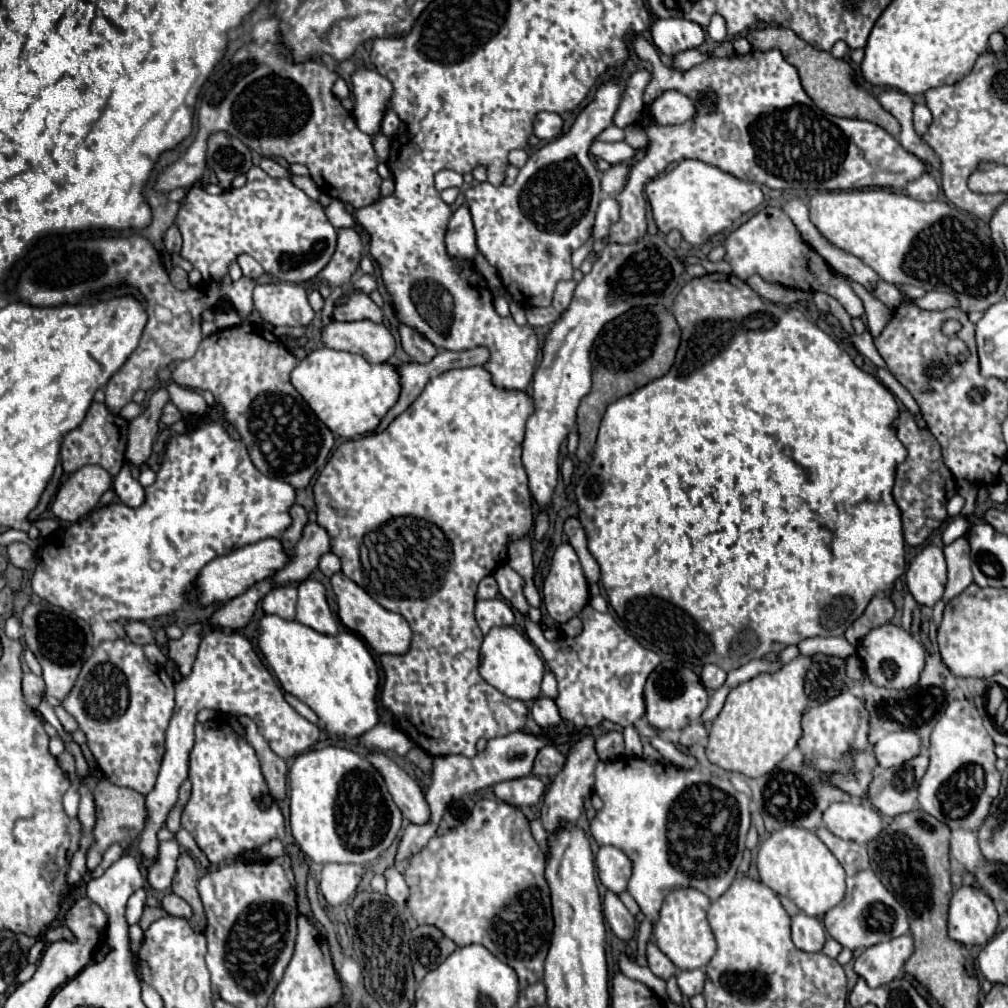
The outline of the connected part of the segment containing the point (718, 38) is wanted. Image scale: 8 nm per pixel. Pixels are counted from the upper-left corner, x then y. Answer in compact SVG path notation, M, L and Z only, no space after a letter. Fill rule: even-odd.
M715 14L715 16L711 18L711 24L707 26L707 32L709 32L709 36L711 36L715 42L723 42L725 36L727 36L725 18L721 18L721 14Z

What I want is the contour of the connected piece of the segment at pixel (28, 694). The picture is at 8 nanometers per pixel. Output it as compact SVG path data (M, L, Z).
M27 672L27 674L23 676L23 696L25 696L25 702L27 702L31 708L35 708L35 706L39 704L39 696L41 696L43 690L45 690L43 678L35 676L33 672Z

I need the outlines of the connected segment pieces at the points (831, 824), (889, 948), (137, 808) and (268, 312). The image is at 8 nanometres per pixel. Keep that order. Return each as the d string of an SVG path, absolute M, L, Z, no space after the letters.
M835 802L825 810L823 824L835 836L859 844L867 844L881 832L877 810L861 802Z
M903 934L889 942L875 944L859 958L855 958L855 972L861 976L869 988L889 984L905 964L905 960L913 954L913 938Z
M101 780L95 786L93 796L95 796L95 806L97 806L97 822L95 822L95 828L93 828L93 844L87 850L87 870L89 872L101 862L103 852L113 842L119 844L121 848L127 848L139 836L139 832L143 830L143 824L145 824L145 818L147 818L145 796L131 790L131 788L119 788L115 784L111 784L109 780Z
M289 282L257 284L253 306L273 326L309 326L315 316L307 300L307 288Z

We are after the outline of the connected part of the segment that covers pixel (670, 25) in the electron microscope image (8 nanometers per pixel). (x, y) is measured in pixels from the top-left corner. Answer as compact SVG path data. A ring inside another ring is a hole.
M659 18L651 26L651 38L661 54L673 56L689 48L699 48L703 44L705 34L703 34L703 28L691 20Z

